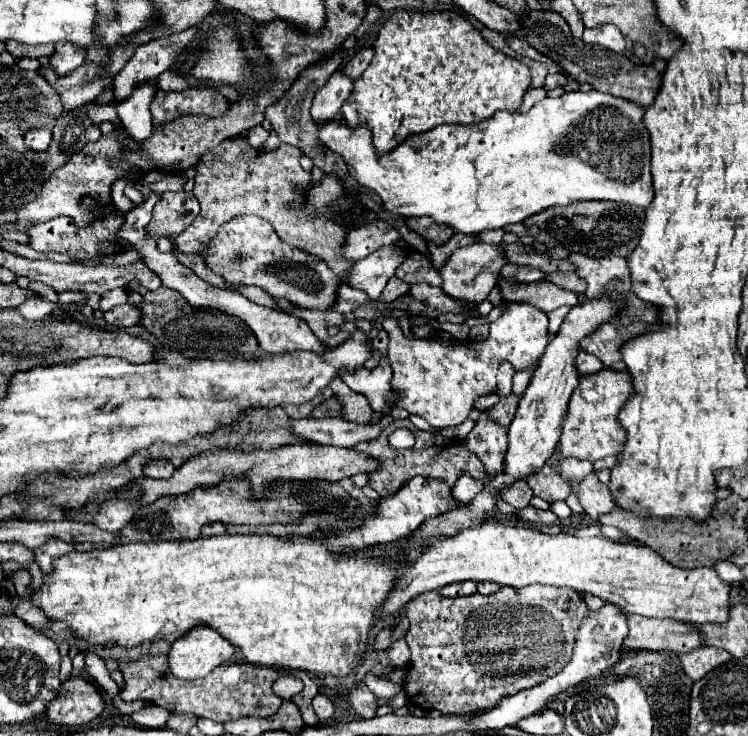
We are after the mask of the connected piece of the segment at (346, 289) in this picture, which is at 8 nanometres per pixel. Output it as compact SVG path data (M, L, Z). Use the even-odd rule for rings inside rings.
M341 283L337 287L337 299L333 303L333 311L339 311L339 313L351 313L353 309L357 309L357 305L361 305L363 301L367 301L367 295L359 289L353 289L345 283Z

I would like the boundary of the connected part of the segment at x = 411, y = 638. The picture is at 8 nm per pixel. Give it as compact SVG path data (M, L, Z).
M527 585L527 587L521 587L521 589L501 587L493 595L475 593L475 595L469 595L469 597L461 597L461 599L449 599L449 597L439 595L437 591L429 591L429 593L417 595L415 599L411 599L405 605L405 611L403 611L403 617L409 619L409 629L407 629L405 639L407 639L407 645L411 649L409 671L407 671L403 689L405 689L407 697L411 701L415 701L415 703L409 703L409 705L421 707L423 711L435 709L435 711L441 711L443 715L475 715L475 713L481 713L481 711L497 707L497 703L505 695L515 695L517 691L535 687L537 683L543 683L543 679L557 675L557 671L561 671L565 667L565 663L571 659L571 653L573 653L573 643L575 643L577 627L579 627L581 619L585 619L585 615L589 615L589 607L587 607L585 599L577 591L567 589L567 587L549 587L549 585Z

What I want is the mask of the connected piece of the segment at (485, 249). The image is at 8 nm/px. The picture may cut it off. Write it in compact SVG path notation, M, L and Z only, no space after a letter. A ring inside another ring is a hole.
M473 243L461 249L455 249L453 255L447 259L447 263L441 267L443 277L443 291L455 299L463 299L465 303L481 303L489 297L489 291L493 289L499 269L505 265L505 257L499 245L487 245L487 243Z

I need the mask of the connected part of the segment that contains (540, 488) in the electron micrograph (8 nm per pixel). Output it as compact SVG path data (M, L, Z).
M545 463L545 467L541 467L539 473L529 475L527 479L531 491L545 499L545 501L557 501L557 499L567 499L569 495L569 485L559 477L559 473L555 473L551 469L549 463Z

